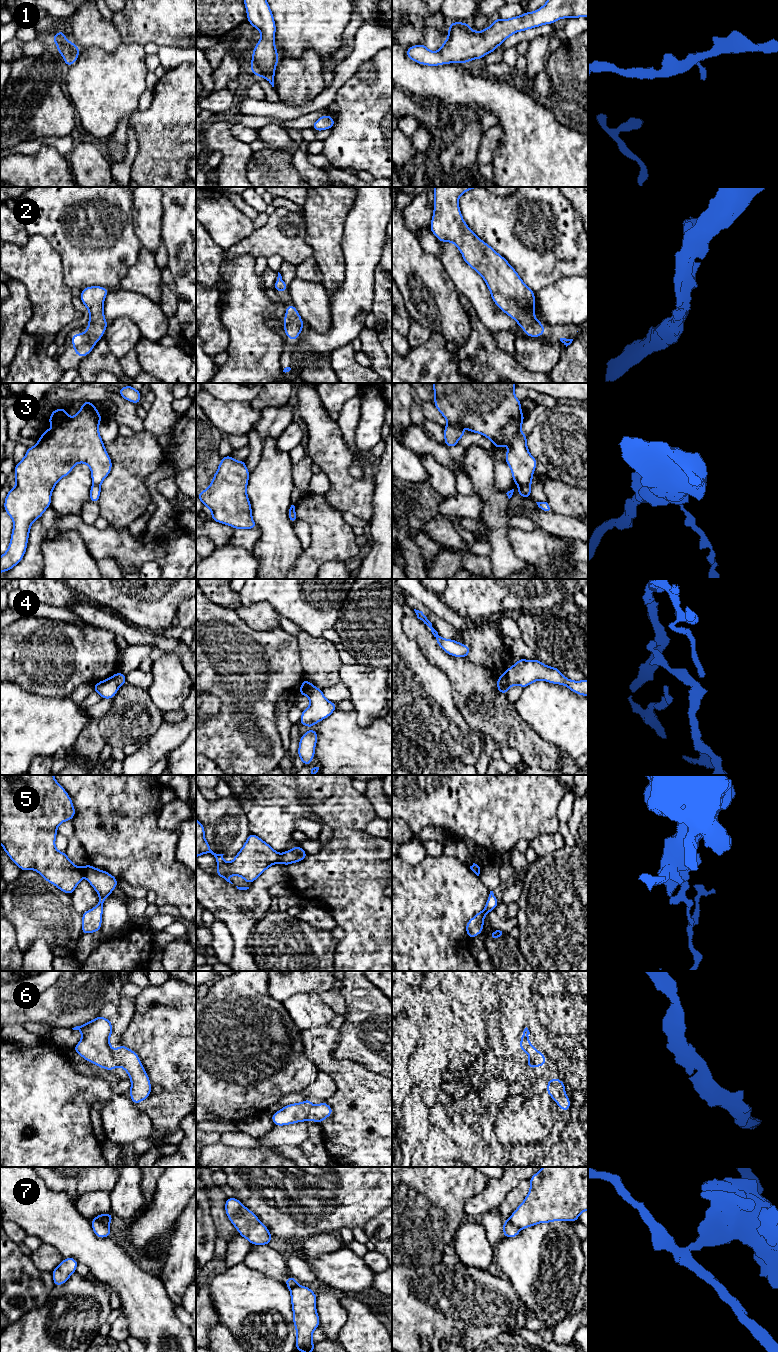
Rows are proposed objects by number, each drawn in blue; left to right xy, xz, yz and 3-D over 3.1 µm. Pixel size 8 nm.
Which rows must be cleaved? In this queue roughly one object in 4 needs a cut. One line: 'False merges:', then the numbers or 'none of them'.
False merges: 3, 4, 5, 7

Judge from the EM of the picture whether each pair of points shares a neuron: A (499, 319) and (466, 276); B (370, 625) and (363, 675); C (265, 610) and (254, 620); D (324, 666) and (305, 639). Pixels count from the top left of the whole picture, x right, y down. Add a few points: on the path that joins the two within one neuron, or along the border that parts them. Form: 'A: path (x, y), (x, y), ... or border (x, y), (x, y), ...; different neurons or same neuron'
A: path (487, 311), (474, 288); same neuron
B: border (358, 662), (364, 665), (381, 666); different neurons
C: path (262, 613), (257, 617); same neuron
D: path (323, 659), (310, 646); same neuron

